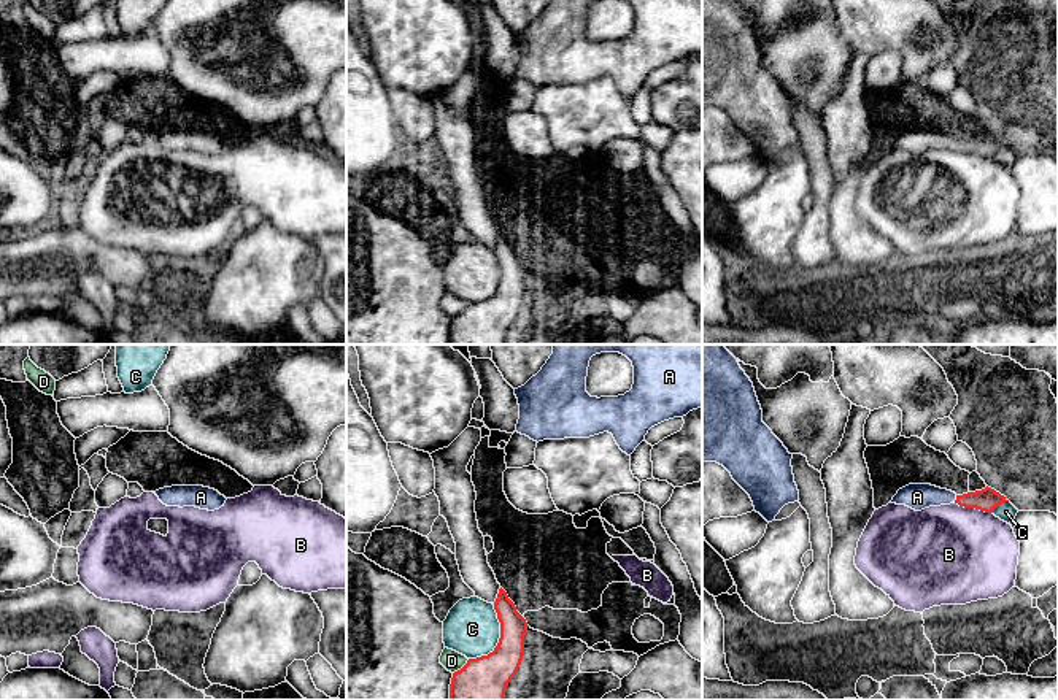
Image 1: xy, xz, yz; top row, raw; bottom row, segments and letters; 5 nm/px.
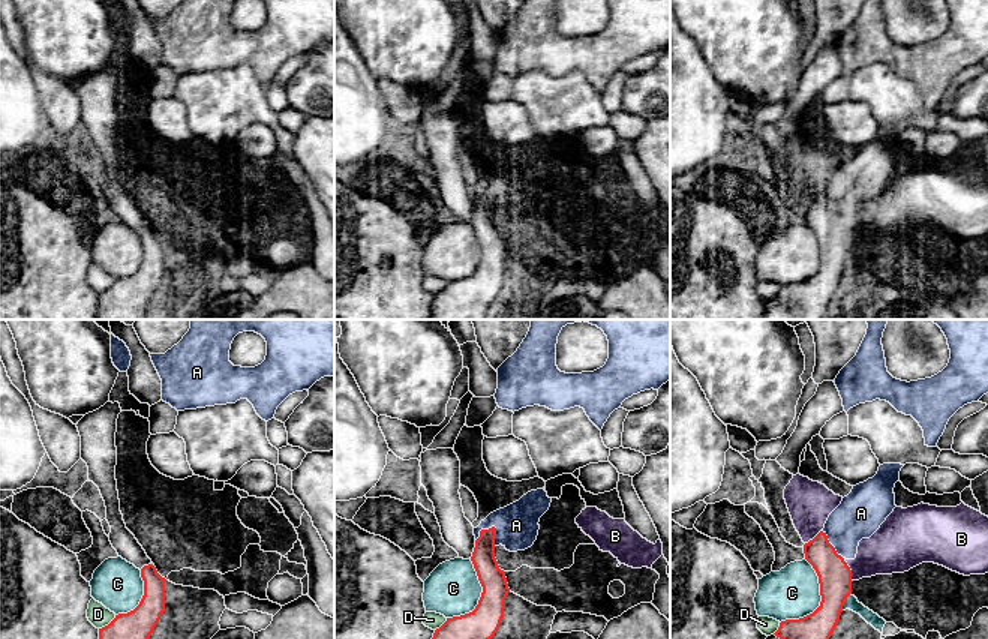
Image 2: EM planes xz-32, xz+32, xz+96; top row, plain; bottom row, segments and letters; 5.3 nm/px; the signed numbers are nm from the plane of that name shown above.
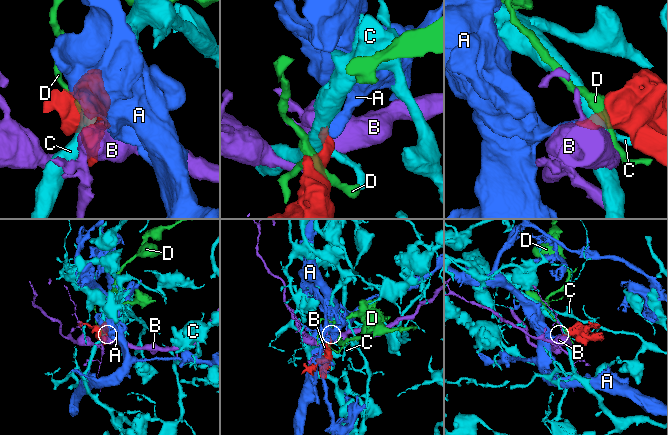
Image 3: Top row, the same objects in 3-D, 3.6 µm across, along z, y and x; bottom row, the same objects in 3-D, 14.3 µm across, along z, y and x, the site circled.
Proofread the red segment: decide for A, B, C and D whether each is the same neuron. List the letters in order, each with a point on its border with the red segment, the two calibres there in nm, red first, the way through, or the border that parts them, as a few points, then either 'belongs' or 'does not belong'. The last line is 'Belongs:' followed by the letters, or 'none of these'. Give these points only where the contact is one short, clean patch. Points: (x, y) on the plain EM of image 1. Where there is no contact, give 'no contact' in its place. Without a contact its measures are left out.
A: yz (957, 143) | 120/130 nm | across yz (987, 143), (957, 143), (917, 142) | belongs
B: yz (974, 151) | 120/480 nm | along yz (955, 146), (992, 157) | does not belong
C: xz (499, 284) | 260/280 nm | does not belong
D: xz (463, 311) | 280/100 nm | does not belong
Belongs: A

